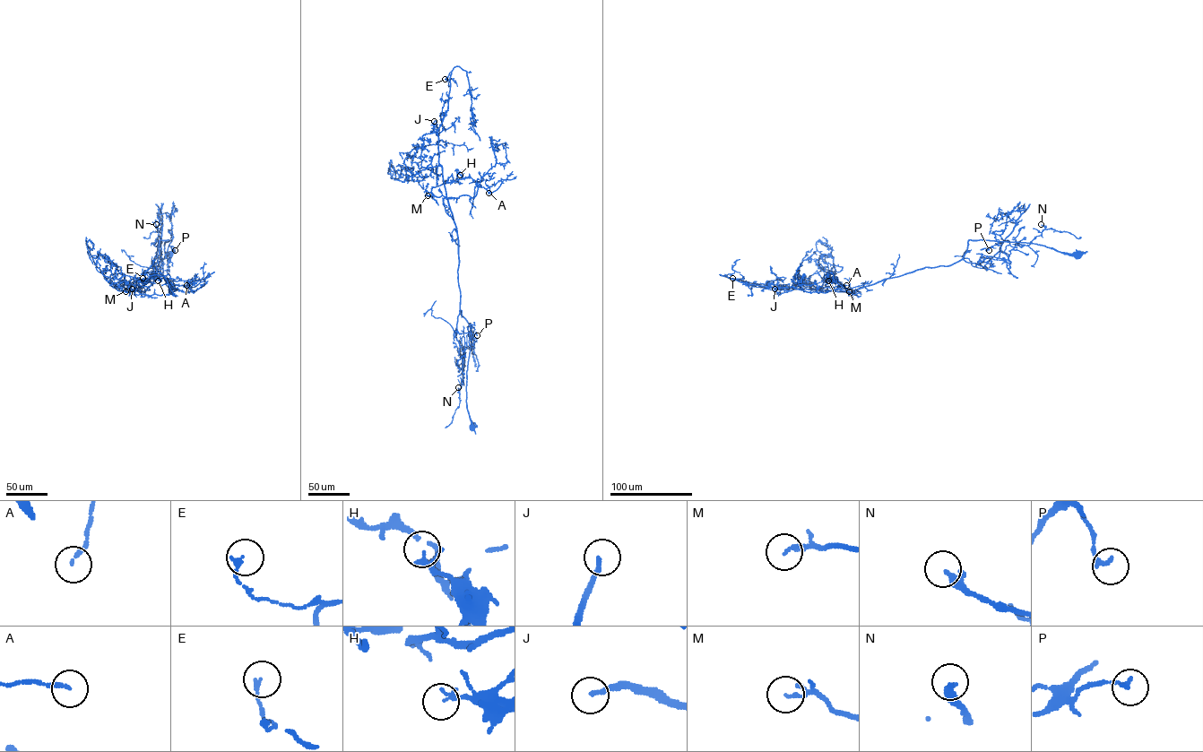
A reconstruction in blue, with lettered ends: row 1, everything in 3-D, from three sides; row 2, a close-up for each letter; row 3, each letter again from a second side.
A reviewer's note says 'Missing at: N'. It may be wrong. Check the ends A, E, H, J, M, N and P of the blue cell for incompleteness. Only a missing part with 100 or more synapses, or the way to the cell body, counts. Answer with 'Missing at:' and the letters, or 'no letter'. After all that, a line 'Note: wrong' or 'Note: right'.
Missing at: J
Note: wrong

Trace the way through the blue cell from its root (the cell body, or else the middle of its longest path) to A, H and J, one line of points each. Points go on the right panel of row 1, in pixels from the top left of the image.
A: (1080, 254), (969, 239), (963, 257), (948, 265), (884, 279), (852, 296), (838, 288), (846, 285)
H: (1080, 254), (1033, 243), (969, 239), (963, 257), (951, 264), (884, 279), (851, 295), (835, 278), (828, 280)
J: (1080, 254), (1060, 252), (1033, 243), (969, 239), (963, 257), (951, 264), (924, 267), (850, 291), (774, 289)

